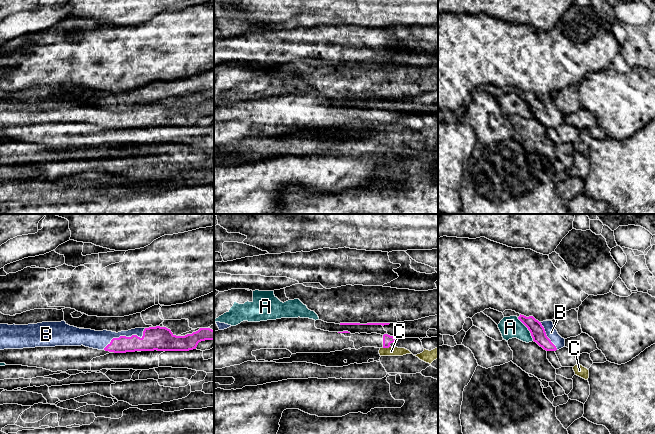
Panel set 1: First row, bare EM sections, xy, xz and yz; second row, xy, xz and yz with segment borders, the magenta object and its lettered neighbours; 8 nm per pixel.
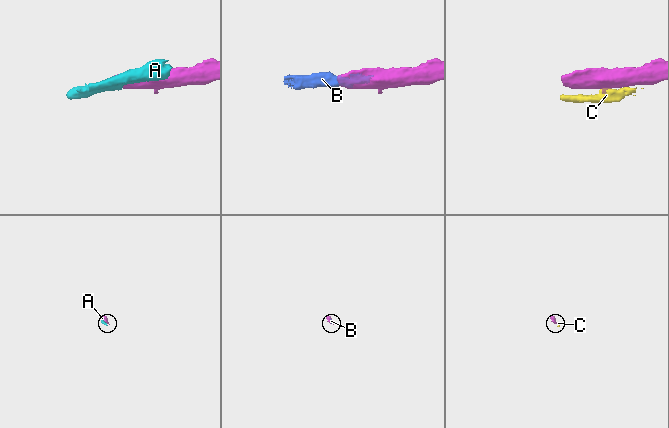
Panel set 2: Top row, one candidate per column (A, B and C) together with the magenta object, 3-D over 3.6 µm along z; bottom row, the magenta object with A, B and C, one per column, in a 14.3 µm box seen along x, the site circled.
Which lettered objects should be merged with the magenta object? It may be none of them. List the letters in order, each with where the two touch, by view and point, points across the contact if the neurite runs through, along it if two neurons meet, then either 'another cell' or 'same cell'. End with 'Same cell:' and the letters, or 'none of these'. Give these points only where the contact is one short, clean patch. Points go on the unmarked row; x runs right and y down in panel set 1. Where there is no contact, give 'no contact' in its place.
A: yz (528, 105) | another cell
B: xy (125, 112) | same cell
C: xz (386, 123) | along xz (390, 122), (383, 124) | another cell
Same cell: B

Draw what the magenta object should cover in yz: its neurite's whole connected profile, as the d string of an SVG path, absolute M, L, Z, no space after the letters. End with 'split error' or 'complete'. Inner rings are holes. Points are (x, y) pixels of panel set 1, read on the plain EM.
M521 90L518 95L528 104L533 117L544 126L556 127L565 123L565 115L558 110L552 97L539 98L533 92Z | split error

